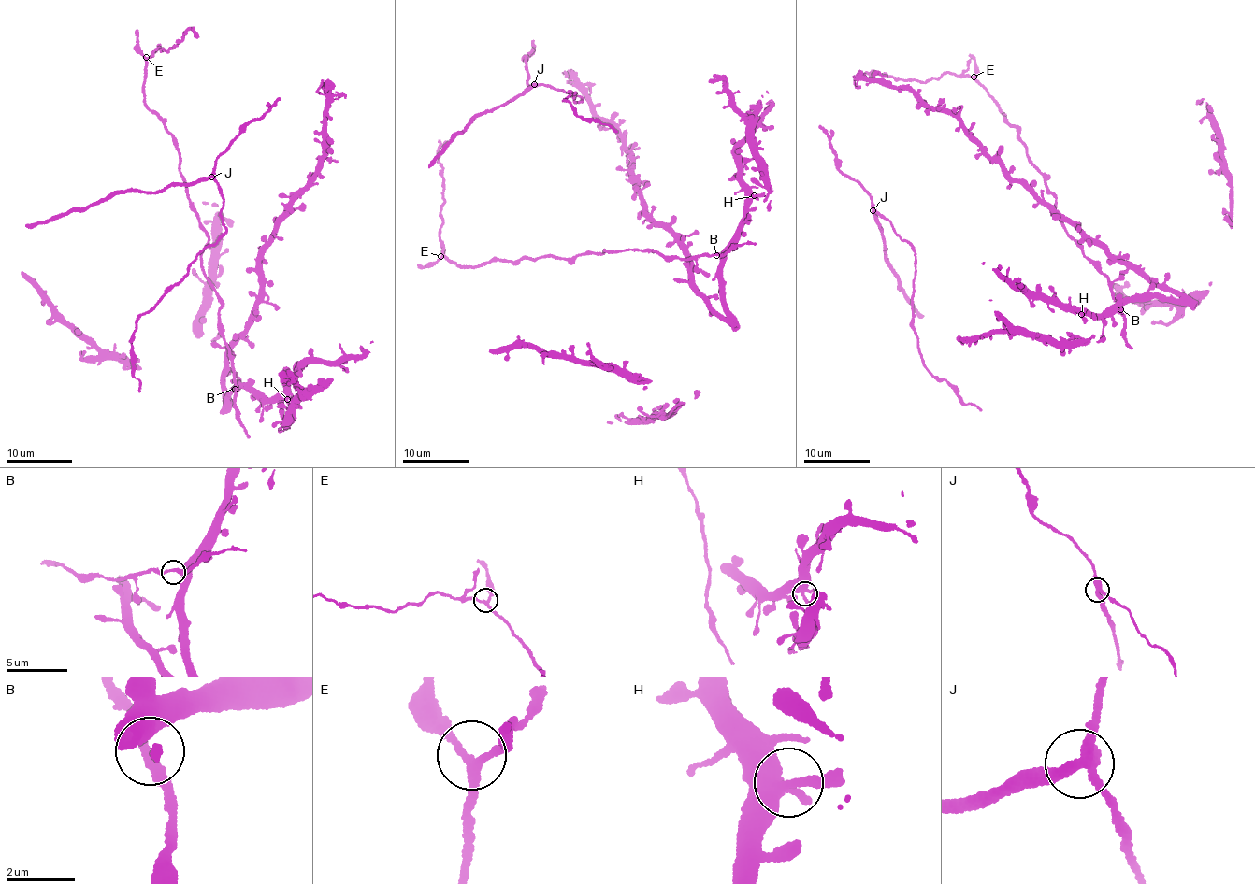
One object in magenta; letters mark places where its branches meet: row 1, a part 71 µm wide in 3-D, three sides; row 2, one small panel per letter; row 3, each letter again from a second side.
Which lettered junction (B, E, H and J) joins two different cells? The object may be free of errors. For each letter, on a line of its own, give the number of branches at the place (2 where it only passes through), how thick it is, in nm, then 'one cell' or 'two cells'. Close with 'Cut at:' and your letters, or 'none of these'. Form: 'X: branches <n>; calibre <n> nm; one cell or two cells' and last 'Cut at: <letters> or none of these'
B: branches 3; calibre 200 nm; one cell
E: branches 3; calibre 200 nm; one cell
H: branches 3; calibre 400 nm; one cell
J: branches 3; calibre 300 nm; two cells
Cut at: J

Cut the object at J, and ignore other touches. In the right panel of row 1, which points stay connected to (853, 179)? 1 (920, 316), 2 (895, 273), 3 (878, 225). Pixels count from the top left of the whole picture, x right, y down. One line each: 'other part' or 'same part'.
1: other part
2: other part
3: other part

